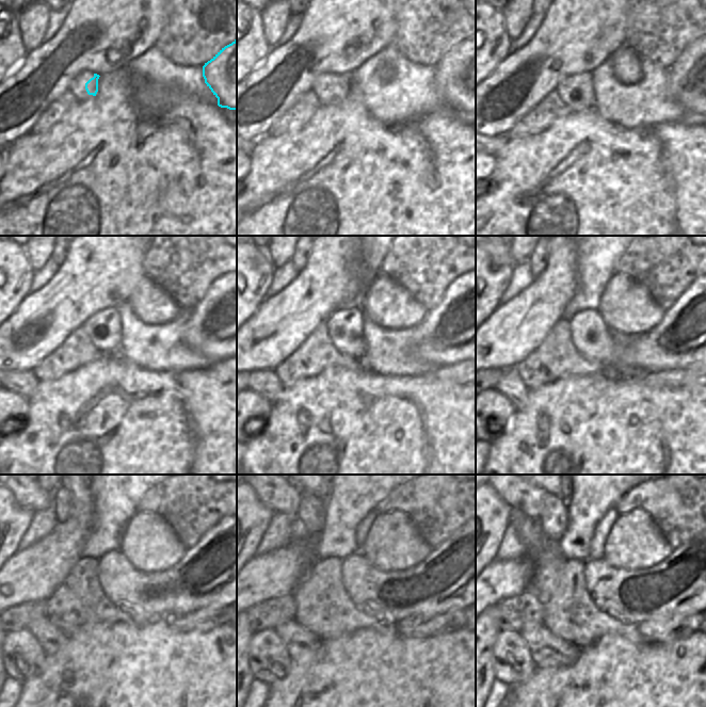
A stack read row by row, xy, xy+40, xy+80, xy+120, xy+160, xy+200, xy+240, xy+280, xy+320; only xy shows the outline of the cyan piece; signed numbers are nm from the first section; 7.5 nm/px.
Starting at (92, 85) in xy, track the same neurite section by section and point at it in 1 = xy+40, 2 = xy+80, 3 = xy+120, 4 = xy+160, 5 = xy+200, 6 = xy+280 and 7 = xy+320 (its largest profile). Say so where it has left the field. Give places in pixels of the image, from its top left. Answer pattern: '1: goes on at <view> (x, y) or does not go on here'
1: goes on at xy+40 (338, 85)
2: goes on at xy+80 (579, 86)
3: goes on at xy+120 (106, 325)
4: goes on at xy+160 (346, 324)
5: goes on at xy+200 (692, 332)
6: goes on at xy+280 (453, 576)
7: goes on at xy+320 (692, 578)

